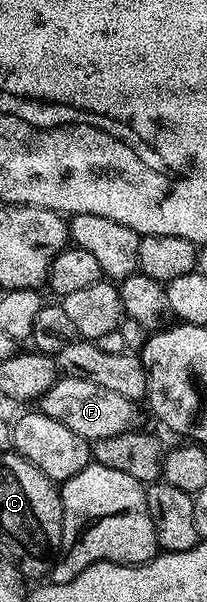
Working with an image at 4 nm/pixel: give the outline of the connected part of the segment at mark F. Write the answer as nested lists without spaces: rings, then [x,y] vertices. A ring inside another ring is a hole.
[[[62,376],[39,402],[40,412],[51,419],[59,419],[63,427],[71,427],[75,435],[90,443],[130,432],[136,426],[133,424],[137,421],[137,408],[134,402],[128,401],[123,395],[107,391],[107,387],[99,387],[99,383],[91,383],[85,377]]]

